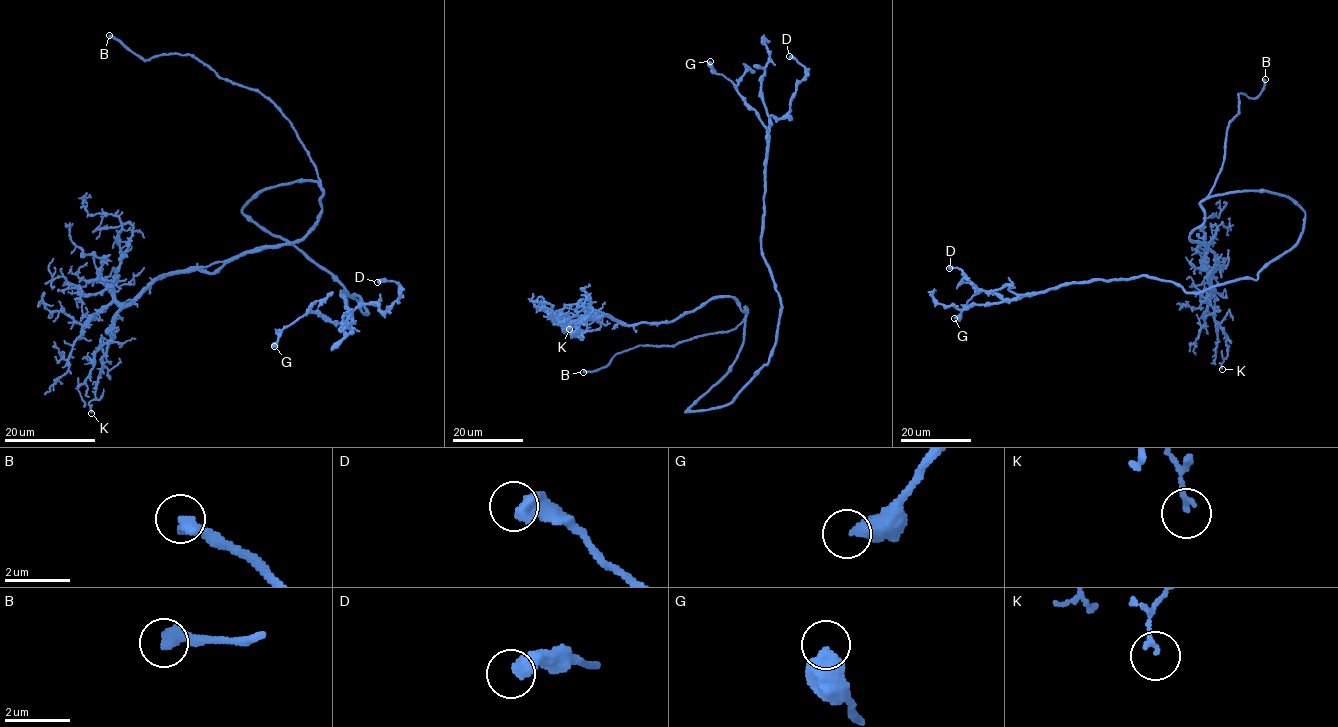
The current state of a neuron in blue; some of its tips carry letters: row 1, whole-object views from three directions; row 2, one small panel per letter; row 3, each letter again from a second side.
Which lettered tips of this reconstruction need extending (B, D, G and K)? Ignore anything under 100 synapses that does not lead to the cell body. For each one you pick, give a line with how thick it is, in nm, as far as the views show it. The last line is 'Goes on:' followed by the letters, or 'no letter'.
B: 400 nm thick
Goes on: B

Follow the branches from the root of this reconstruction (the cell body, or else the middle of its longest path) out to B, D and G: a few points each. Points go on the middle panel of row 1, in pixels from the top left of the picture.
B: (695, 411), (685, 412), (735, 359), (746, 316), (729, 331), (638, 345), (583, 372)
D: (695, 411), (727, 405), (775, 341), (781, 297), (761, 236), (769, 117), (788, 113), (805, 76), (789, 56)
G: (695, 411), (727, 405), (767, 363), (781, 309), (761, 250), (767, 129), (710, 61)

